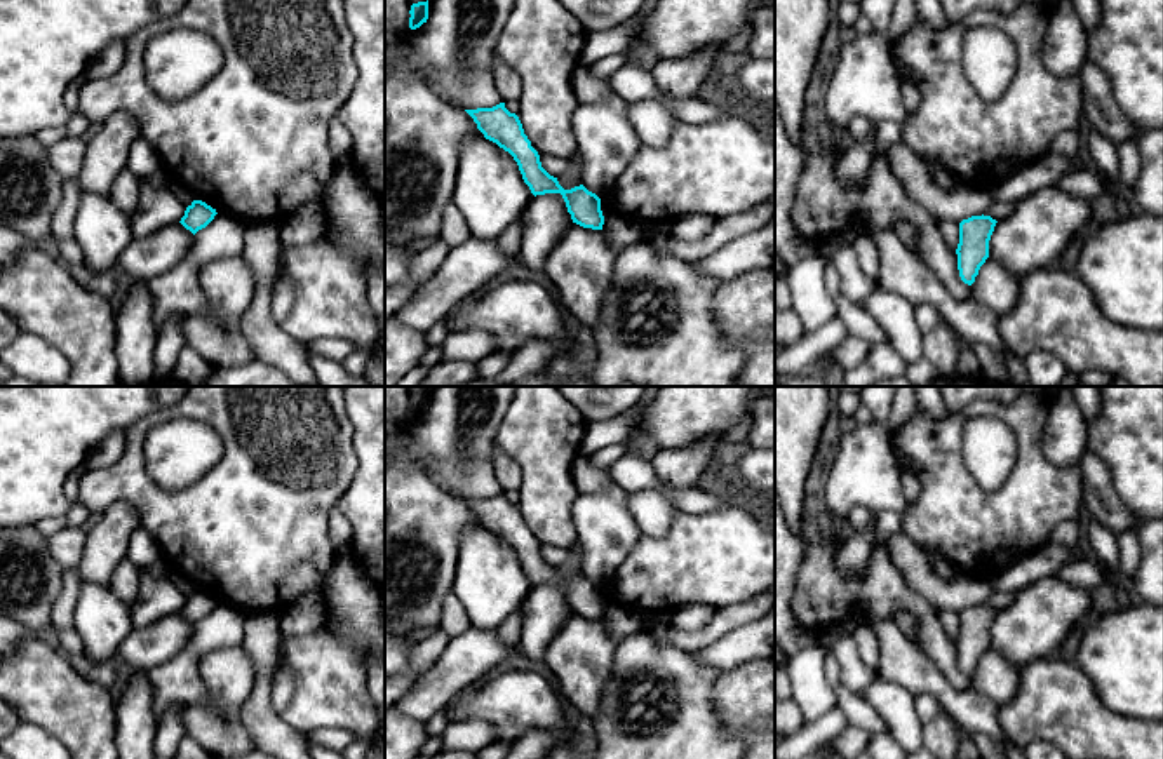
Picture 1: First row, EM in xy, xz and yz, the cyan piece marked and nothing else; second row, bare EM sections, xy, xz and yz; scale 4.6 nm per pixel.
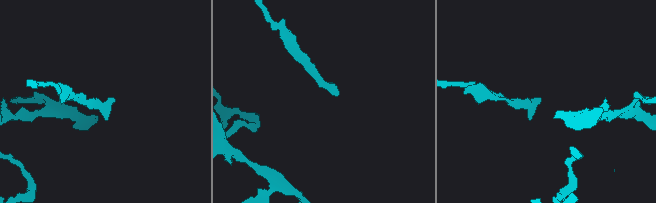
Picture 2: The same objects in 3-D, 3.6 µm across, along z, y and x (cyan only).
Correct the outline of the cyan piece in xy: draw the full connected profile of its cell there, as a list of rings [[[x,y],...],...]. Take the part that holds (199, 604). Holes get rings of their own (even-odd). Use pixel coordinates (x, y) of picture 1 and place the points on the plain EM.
[[[193,590],[186,597],[185,606],[179,613],[195,625],[198,620],[205,618],[216,604],[216,599],[212,599],[205,592]]]

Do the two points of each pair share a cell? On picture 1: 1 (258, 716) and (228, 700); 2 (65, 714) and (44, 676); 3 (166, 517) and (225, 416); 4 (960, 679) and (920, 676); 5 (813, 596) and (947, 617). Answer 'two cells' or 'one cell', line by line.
1: two cells
2: one cell
3: one cell
4: two cells
5: two cells

